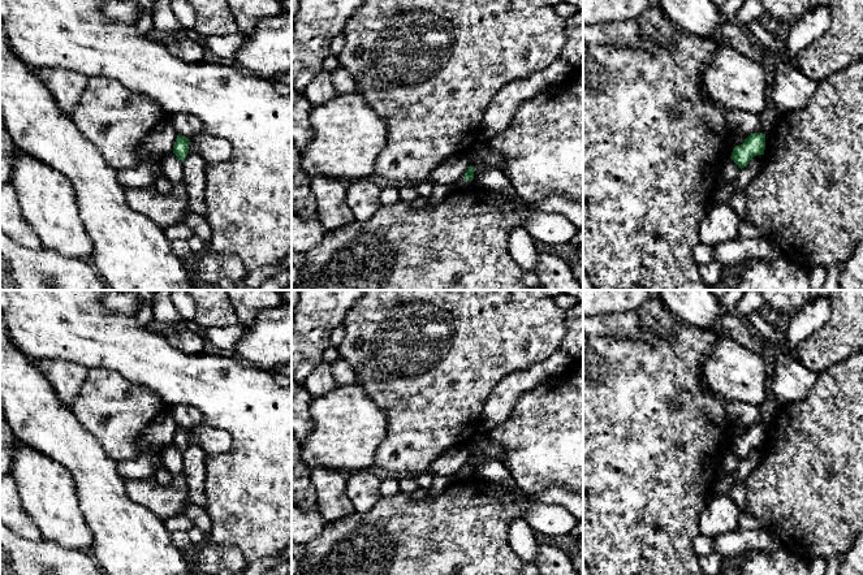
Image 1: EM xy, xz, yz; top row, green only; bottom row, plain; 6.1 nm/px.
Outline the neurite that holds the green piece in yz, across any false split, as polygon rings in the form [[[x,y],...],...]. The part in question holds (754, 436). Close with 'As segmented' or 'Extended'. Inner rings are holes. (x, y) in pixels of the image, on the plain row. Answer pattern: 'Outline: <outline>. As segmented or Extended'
Outline: [[[754,424],[748,427],[741,437],[733,440],[730,450],[742,461],[752,449],[764,446],[764,441],[765,425]]]. As segmented

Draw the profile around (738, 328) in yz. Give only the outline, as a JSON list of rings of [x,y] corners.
[[[724,311],[719,321],[719,329],[726,330],[739,345],[755,353],[763,354],[767,346],[767,340],[750,325],[747,319],[743,319],[735,311]]]

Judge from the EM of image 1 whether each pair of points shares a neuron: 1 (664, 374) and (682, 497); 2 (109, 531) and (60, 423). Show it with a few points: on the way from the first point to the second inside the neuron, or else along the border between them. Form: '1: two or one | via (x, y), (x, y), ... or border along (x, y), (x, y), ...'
1: one | via (664, 405), (664, 466)
2: one | via (104, 504), (95, 472), (77, 450)

